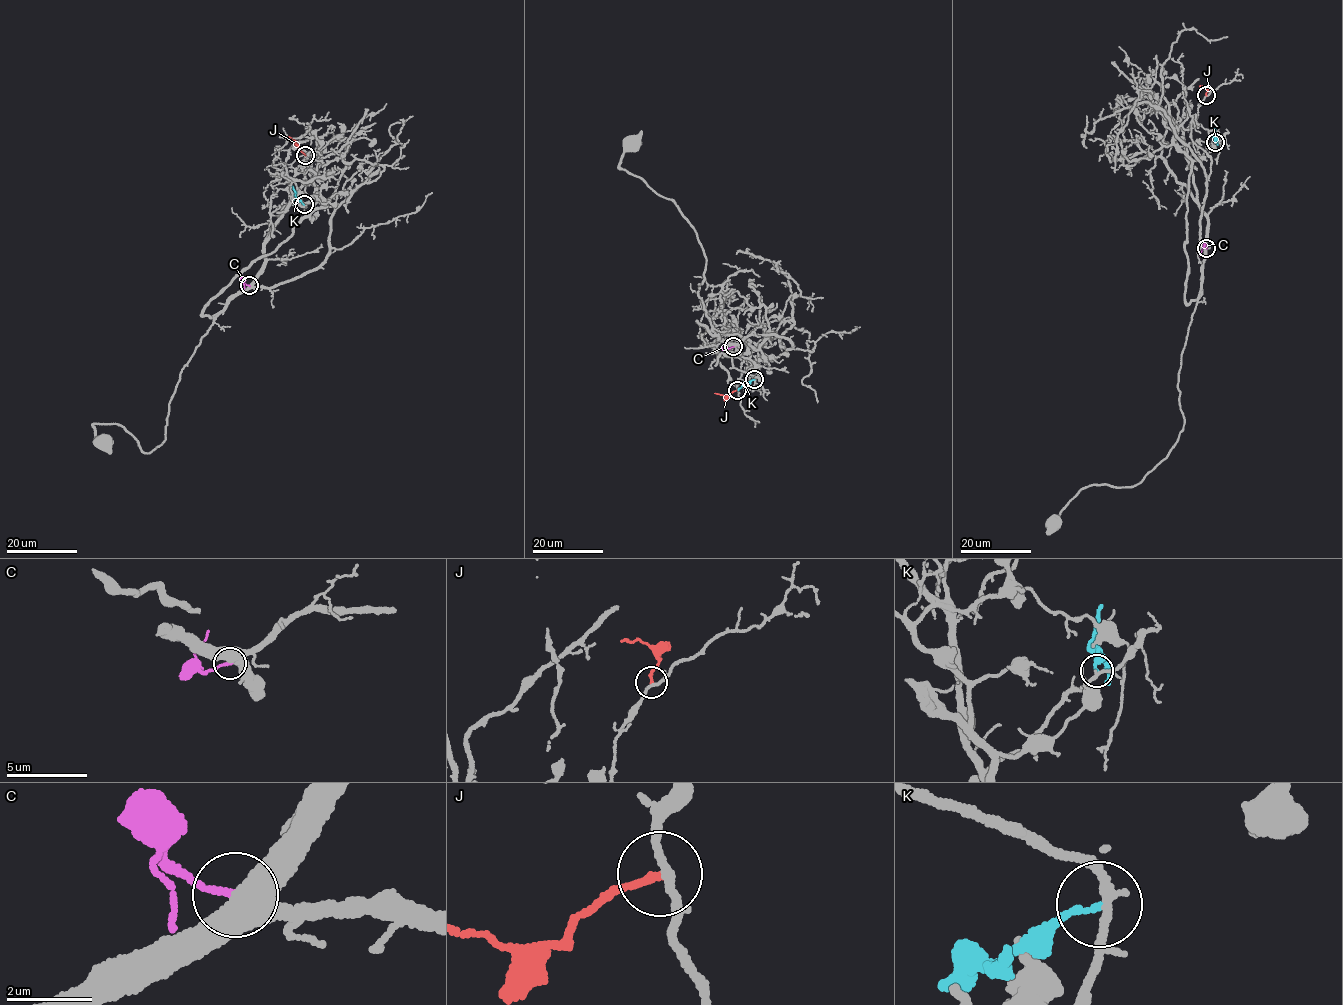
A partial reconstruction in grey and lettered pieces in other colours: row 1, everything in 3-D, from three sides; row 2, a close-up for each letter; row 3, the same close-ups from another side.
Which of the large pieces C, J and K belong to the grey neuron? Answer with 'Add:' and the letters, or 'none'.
Add: K

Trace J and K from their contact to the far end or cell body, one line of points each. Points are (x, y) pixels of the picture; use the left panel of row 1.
J: (305, 155), (288, 136)
K: (303, 204), (292, 186)

